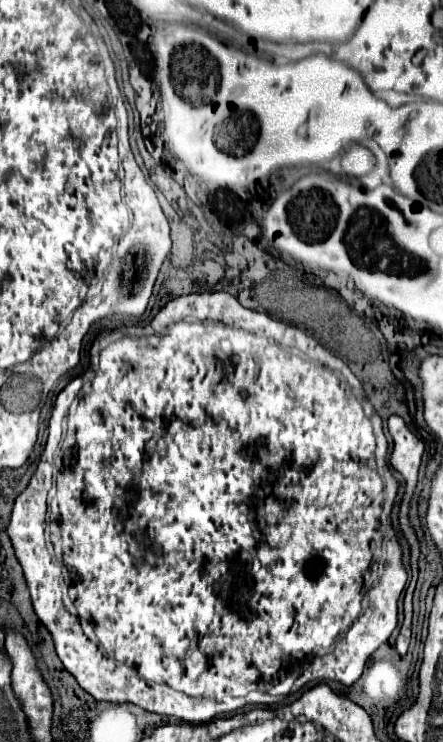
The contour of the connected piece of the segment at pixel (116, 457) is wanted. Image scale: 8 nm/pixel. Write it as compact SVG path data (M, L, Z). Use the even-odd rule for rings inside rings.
M215 291L192 293L170 300L145 327L123 326L100 332L90 349L90 366L95 373L94 379L88 387L82 387L78 395L74 393L74 399L70 399L68 405L62 405L66 415L52 413L46 449L42 451L40 463L28 487L16 497L8 525L8 535L28 581L34 611L52 633L56 653L64 667L76 677L78 685L96 701L110 701L118 705L134 703L150 713L178 717L194 725L208 723L216 715L236 711L244 705L278 703L292 693L294 681L296 691L310 681L324 679L352 685L362 675L366 659L382 643L386 643L390 633L396 629L398 597L408 576L402 567L402 548L396 532L386 521L390 518L392 499L398 491L398 483L390 475L386 459L388 441L384 435L380 435L380 441L374 441L368 417L364 423L362 405L344 379L360 384L348 365L336 354L320 347L320 343L308 332L286 325L266 312L244 309L236 297ZM54 477L56 495L52 499L52 519L48 527L50 543L54 547L52 555L46 539L46 501ZM64 567L68 569L70 599L76 607L76 615L70 613L62 601L60 581ZM84 627L90 627L92 633L86 635Z

